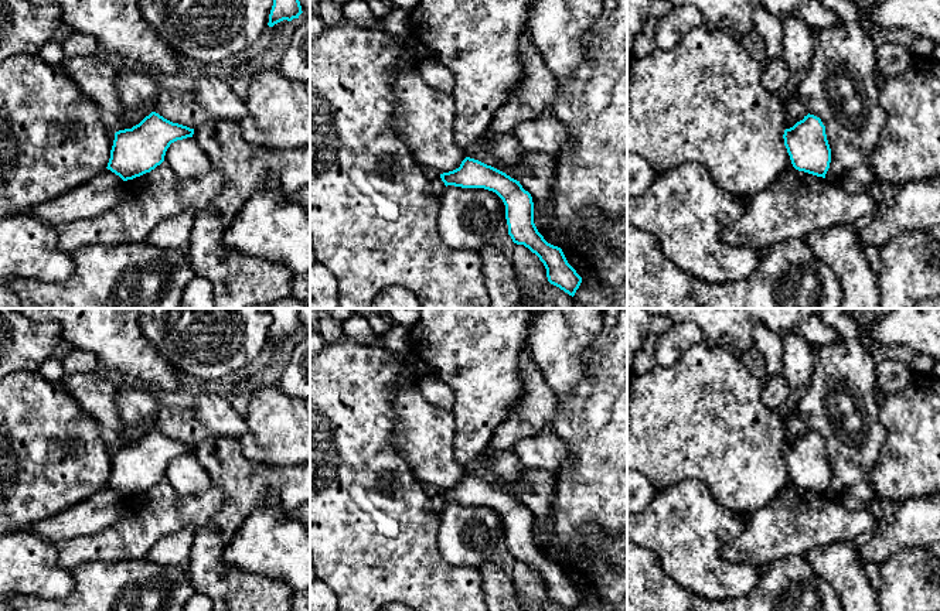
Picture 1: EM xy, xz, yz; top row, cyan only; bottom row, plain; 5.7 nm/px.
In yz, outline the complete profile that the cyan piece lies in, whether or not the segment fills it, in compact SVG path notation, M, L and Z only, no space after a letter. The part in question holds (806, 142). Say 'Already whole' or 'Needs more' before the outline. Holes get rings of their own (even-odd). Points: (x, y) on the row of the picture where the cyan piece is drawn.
Already whole. M808 113L793 127L786 129L783 139L796 170L825 178L831 149L820 117Z

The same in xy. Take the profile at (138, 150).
Already whole. M156 112L132 129L115 133L108 170L123 181L150 173L164 161L171 143L193 137L194 129L173 123Z

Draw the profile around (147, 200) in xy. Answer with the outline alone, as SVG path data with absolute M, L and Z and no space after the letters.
M164 160L150 173L125 181L118 204L96 218L58 226L58 248L65 255L88 245L144 242L164 219L185 209L200 214L219 195L225 177L210 168L194 178L178 177Z

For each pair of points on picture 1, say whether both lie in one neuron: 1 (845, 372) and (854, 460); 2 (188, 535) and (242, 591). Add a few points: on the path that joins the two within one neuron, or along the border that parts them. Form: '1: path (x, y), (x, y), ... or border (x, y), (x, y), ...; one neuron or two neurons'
1: path (845, 393), (845, 415), (852, 439); one neuron
2: border (197, 531), (187, 569); two neurons

